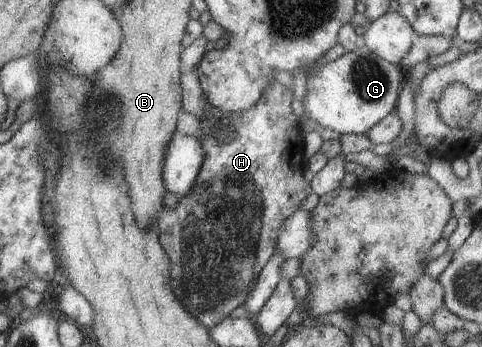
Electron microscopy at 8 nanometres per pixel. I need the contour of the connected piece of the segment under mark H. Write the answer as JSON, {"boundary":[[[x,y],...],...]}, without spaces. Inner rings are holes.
{"boundary":[[[275,81],[269,88],[266,88],[262,99],[248,111],[243,114],[229,114],[225,119],[228,119],[228,125],[232,132],[232,139],[227,142],[220,142],[217,136],[214,135],[214,127],[211,125],[205,125],[201,120],[201,129],[205,139],[199,138],[201,141],[206,157],[201,167],[196,187],[183,198],[179,197],[180,203],[175,209],[168,208],[167,206],[160,212],[159,219],[157,219],[157,225],[161,229],[159,233],[159,241],[163,245],[163,249],[167,251],[169,255],[169,261],[171,261],[171,285],[175,289],[175,295],[177,299],[181,301],[181,305],[193,315],[193,318],[201,323],[205,330],[209,331],[213,327],[217,326],[221,321],[224,321],[231,312],[244,305],[249,298],[249,293],[256,287],[257,273],[255,273],[255,267],[259,263],[269,262],[269,259],[276,253],[276,244],[278,236],[283,226],[283,223],[293,213],[302,210],[302,204],[312,195],[310,184],[307,183],[304,177],[304,173],[307,171],[307,161],[304,158],[304,135],[299,129],[299,123],[297,117],[299,112],[297,111],[297,103],[291,90],[282,87],[279,82]]]}

